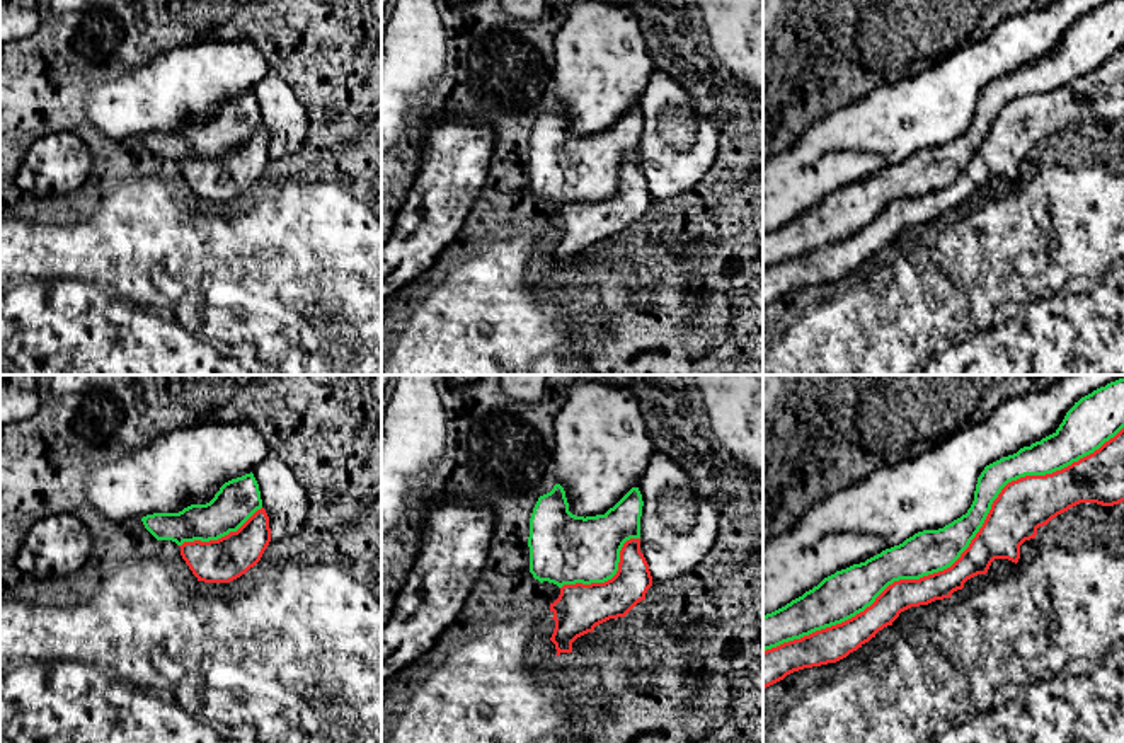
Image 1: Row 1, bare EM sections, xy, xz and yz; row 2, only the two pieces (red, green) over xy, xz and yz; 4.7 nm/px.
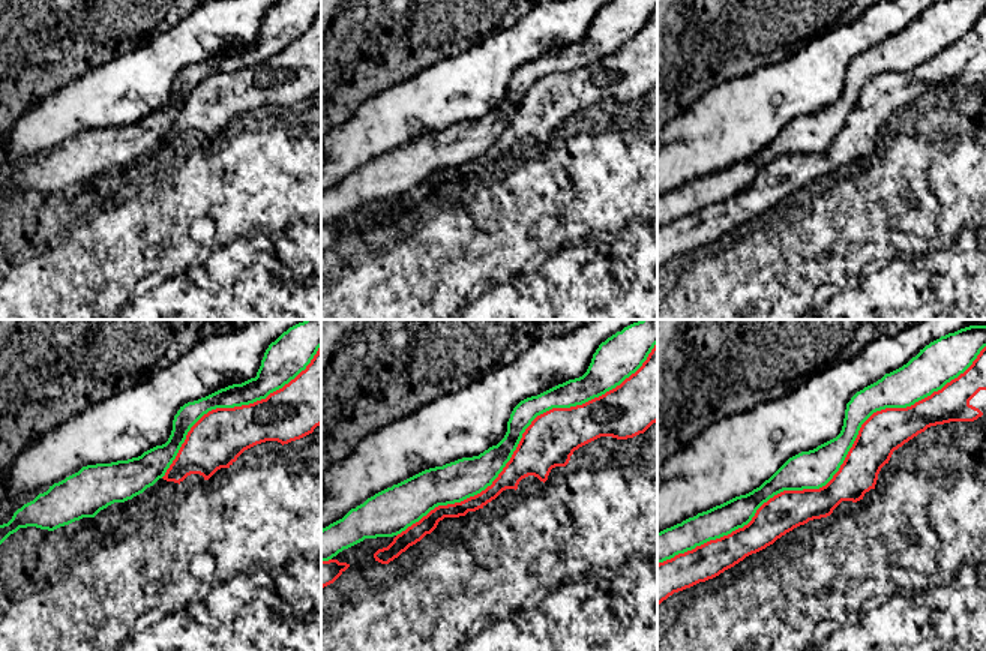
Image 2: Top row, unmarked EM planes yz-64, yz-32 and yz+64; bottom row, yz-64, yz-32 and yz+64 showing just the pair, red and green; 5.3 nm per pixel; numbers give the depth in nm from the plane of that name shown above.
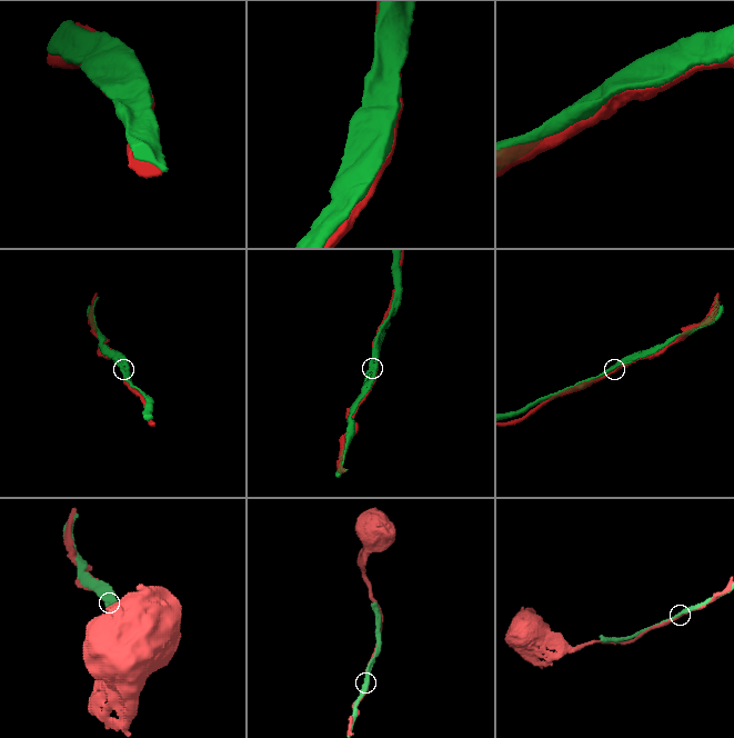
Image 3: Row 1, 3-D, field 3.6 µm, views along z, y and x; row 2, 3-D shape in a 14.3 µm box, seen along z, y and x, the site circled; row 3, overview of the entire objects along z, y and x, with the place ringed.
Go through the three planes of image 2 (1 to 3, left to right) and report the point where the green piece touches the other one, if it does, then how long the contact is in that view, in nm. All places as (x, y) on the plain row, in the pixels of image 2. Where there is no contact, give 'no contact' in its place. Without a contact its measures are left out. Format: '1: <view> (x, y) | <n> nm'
1: yz-64 (234, 71) | 1100 nm
2: yz-32 (523, 98) | 1750 nm
3: yz+64 (833, 140) | 2100 nm

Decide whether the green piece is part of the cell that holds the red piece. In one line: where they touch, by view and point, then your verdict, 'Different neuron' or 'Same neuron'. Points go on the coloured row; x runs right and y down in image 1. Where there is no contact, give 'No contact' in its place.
Touches red at yz (956, 561). Different neuron

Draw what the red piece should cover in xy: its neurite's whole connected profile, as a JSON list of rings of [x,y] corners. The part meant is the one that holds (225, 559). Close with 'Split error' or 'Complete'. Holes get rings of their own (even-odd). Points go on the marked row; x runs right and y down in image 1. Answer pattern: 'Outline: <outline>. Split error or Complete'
Outline: [[[261,508],[237,532],[209,542],[184,542],[179,547],[198,581],[230,583],[261,561],[269,542],[269,516]]]. Complete

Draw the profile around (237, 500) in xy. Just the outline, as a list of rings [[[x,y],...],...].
[[[254,474],[225,482],[206,504],[191,504],[179,513],[153,513],[141,518],[157,540],[184,542],[218,540],[237,532],[262,508],[259,484]]]

